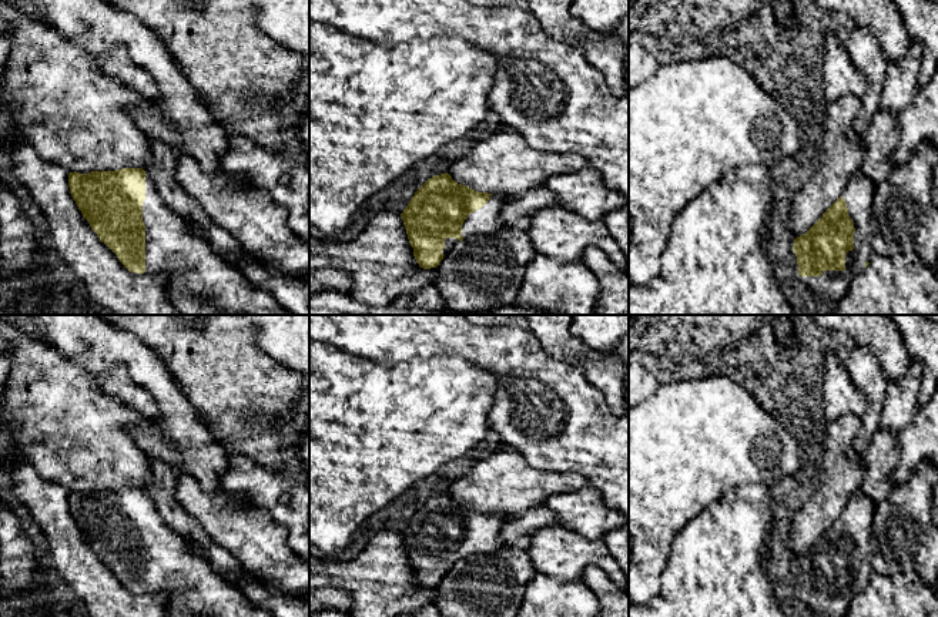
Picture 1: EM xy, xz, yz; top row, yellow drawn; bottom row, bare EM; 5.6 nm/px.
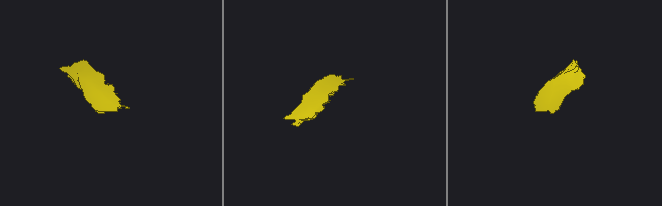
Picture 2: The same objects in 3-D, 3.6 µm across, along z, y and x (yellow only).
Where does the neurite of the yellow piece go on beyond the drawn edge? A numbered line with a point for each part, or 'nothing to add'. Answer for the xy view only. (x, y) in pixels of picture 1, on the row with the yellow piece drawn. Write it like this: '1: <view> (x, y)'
1: xy (201, 282)

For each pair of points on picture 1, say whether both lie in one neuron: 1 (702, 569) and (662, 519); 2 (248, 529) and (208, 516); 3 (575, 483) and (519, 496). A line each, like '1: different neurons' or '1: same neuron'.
1: different neurons
2: same neuron
3: same neuron

